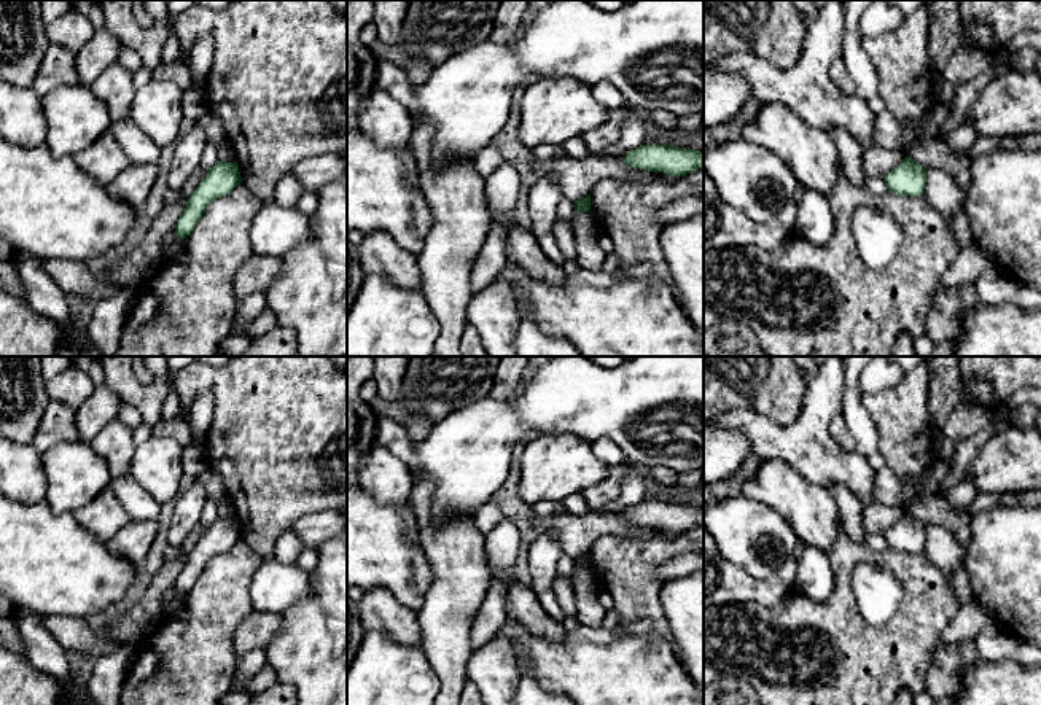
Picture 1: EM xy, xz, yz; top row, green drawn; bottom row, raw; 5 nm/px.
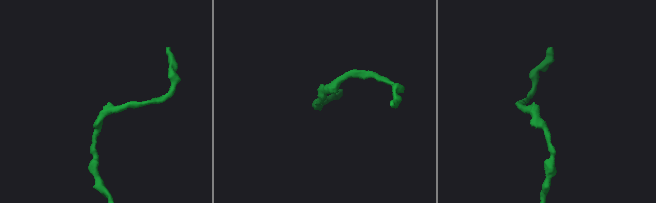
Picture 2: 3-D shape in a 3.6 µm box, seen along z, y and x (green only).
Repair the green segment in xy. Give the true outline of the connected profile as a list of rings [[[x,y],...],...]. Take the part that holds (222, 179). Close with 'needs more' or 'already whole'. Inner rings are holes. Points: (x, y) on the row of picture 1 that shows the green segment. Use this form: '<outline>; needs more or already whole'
[[[218,161],[189,196],[175,224],[175,236],[186,239],[194,231],[209,204],[229,194],[240,183],[239,166],[236,162]]]; already whole

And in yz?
[[[906,156],[904,161],[883,177],[890,193],[899,196],[923,196],[926,169]]]; already whole

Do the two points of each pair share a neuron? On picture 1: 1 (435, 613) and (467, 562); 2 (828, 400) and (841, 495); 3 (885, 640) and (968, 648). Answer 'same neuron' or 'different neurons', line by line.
1: same neuron
2: different neurons
3: different neurons

